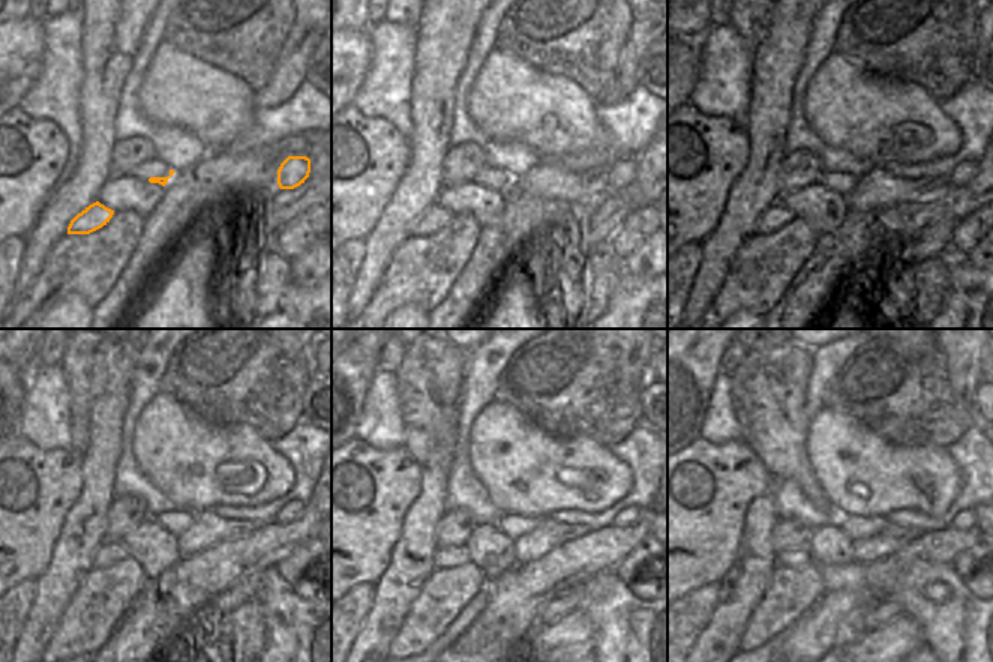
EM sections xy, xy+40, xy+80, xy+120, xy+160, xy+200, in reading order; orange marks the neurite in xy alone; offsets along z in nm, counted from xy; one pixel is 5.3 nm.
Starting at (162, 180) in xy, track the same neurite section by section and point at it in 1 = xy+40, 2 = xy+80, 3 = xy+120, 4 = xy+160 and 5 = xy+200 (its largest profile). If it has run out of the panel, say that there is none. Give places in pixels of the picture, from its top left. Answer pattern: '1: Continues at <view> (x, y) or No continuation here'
1: Continues at xy+40 (504, 182)
2: Continues at xy+80 (842, 185)
3: Continues at xy+120 (176, 521)
4: Continues at xy+160 (513, 526)
5: Continues at xy+200 (857, 527)

